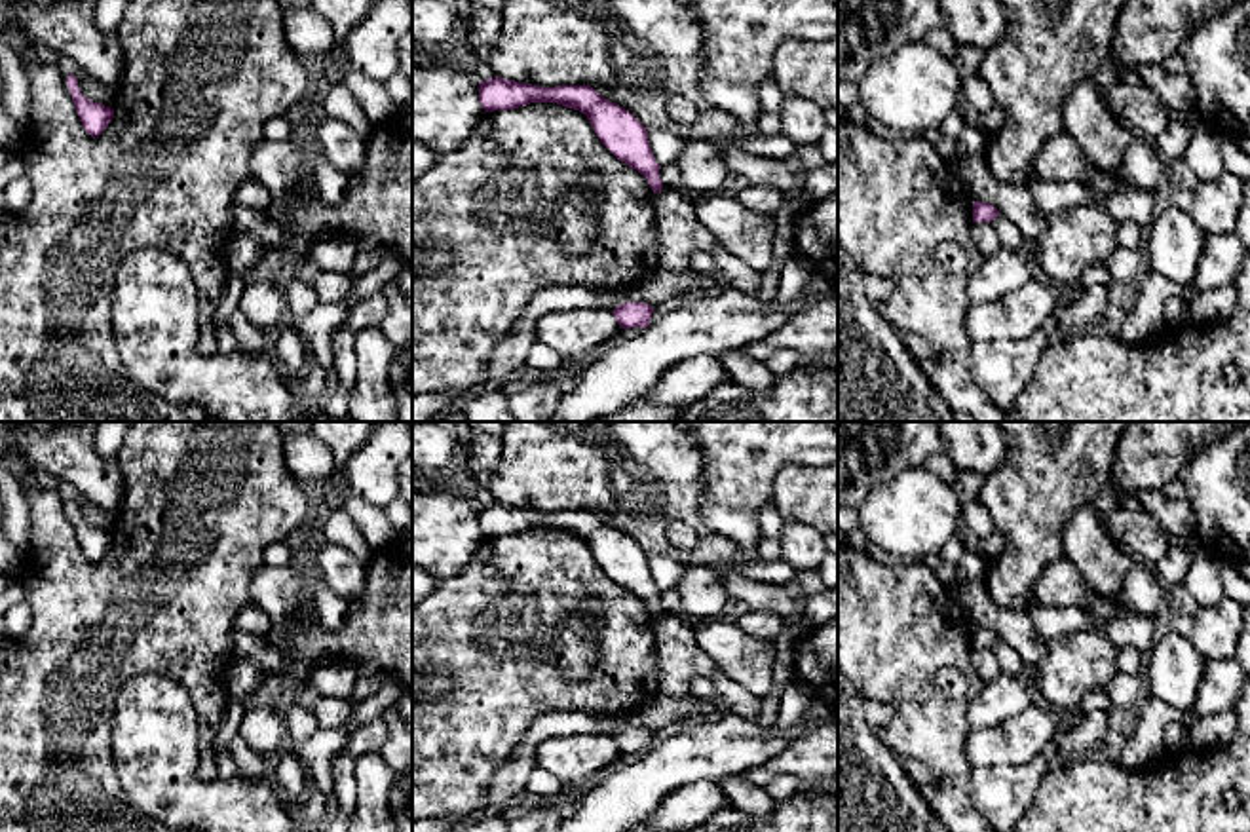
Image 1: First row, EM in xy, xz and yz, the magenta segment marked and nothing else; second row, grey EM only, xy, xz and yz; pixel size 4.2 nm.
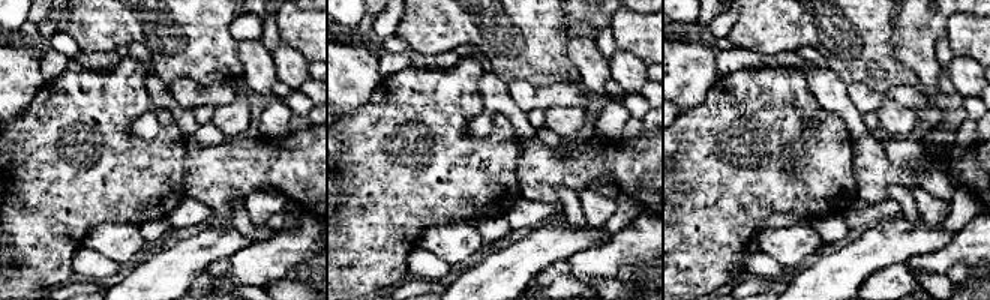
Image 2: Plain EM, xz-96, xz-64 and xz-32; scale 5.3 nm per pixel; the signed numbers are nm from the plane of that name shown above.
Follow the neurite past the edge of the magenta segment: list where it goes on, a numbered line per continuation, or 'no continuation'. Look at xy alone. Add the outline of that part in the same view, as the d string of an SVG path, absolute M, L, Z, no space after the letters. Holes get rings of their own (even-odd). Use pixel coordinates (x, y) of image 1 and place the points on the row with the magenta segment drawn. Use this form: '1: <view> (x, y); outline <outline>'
no continuation

